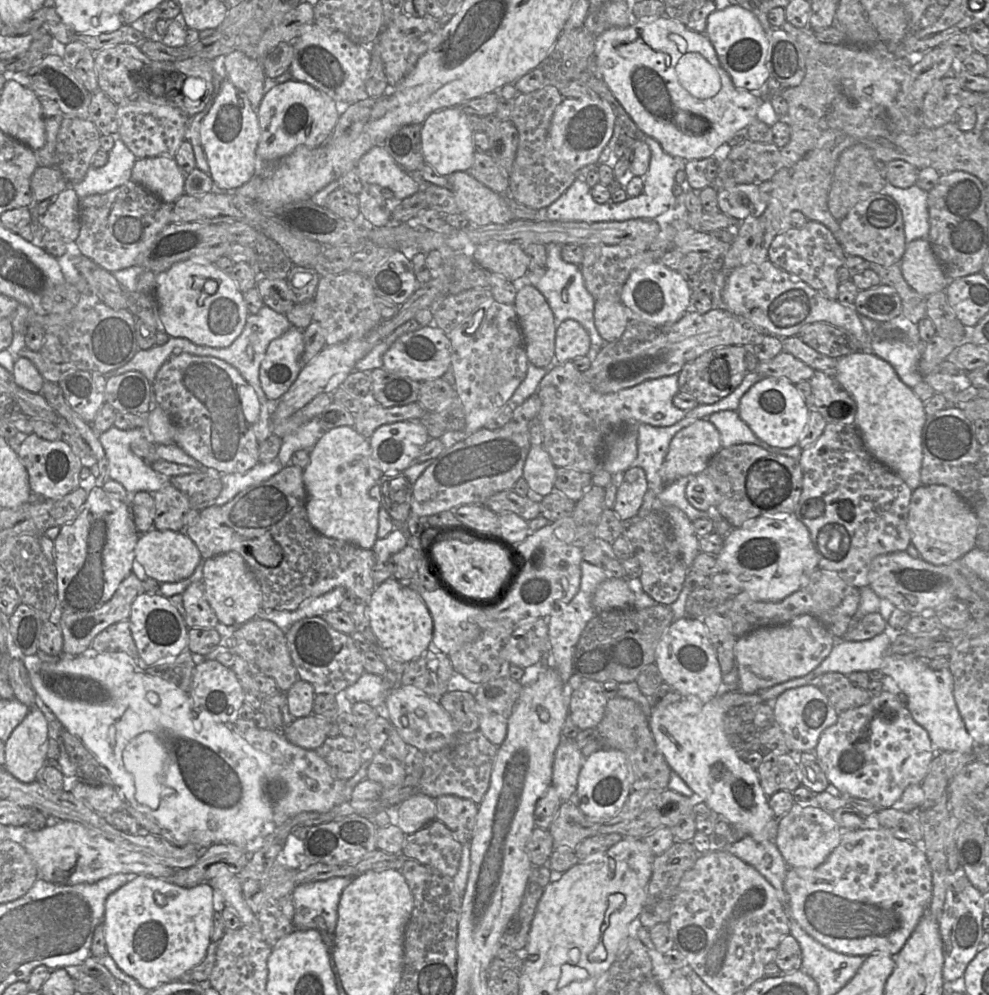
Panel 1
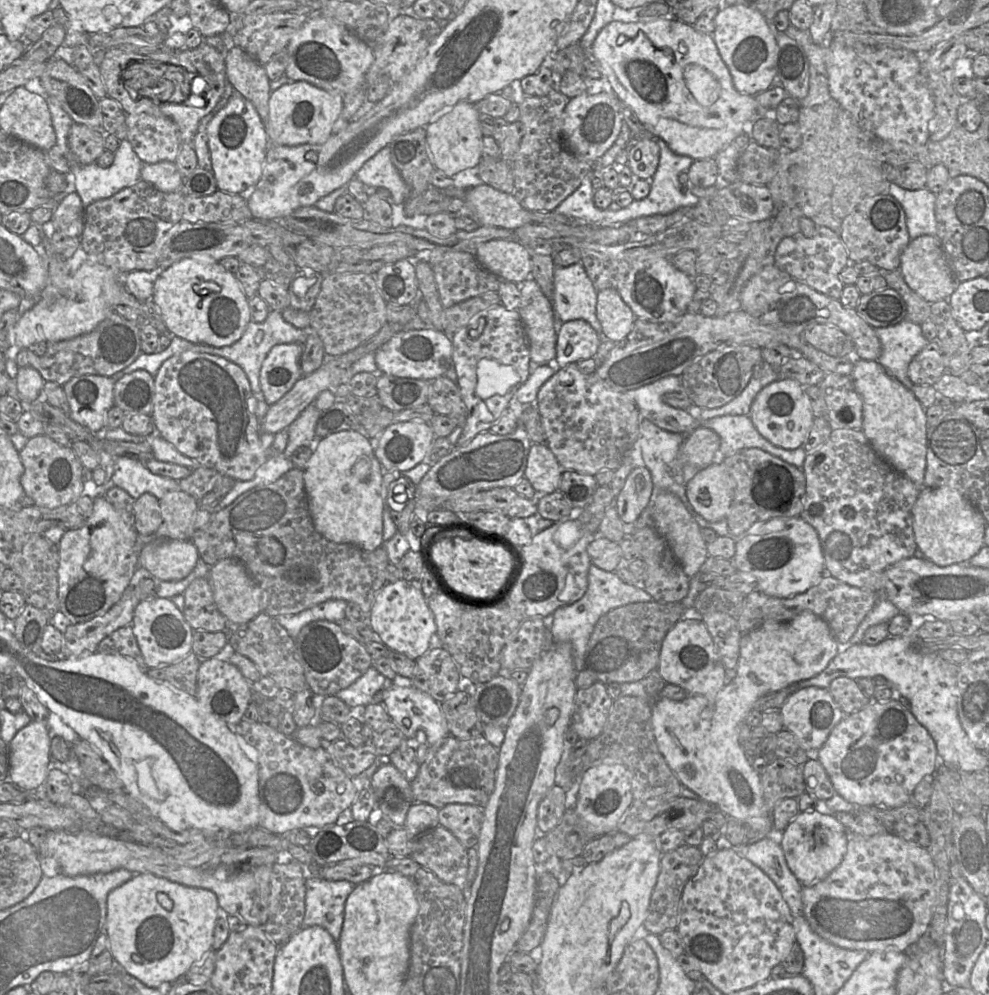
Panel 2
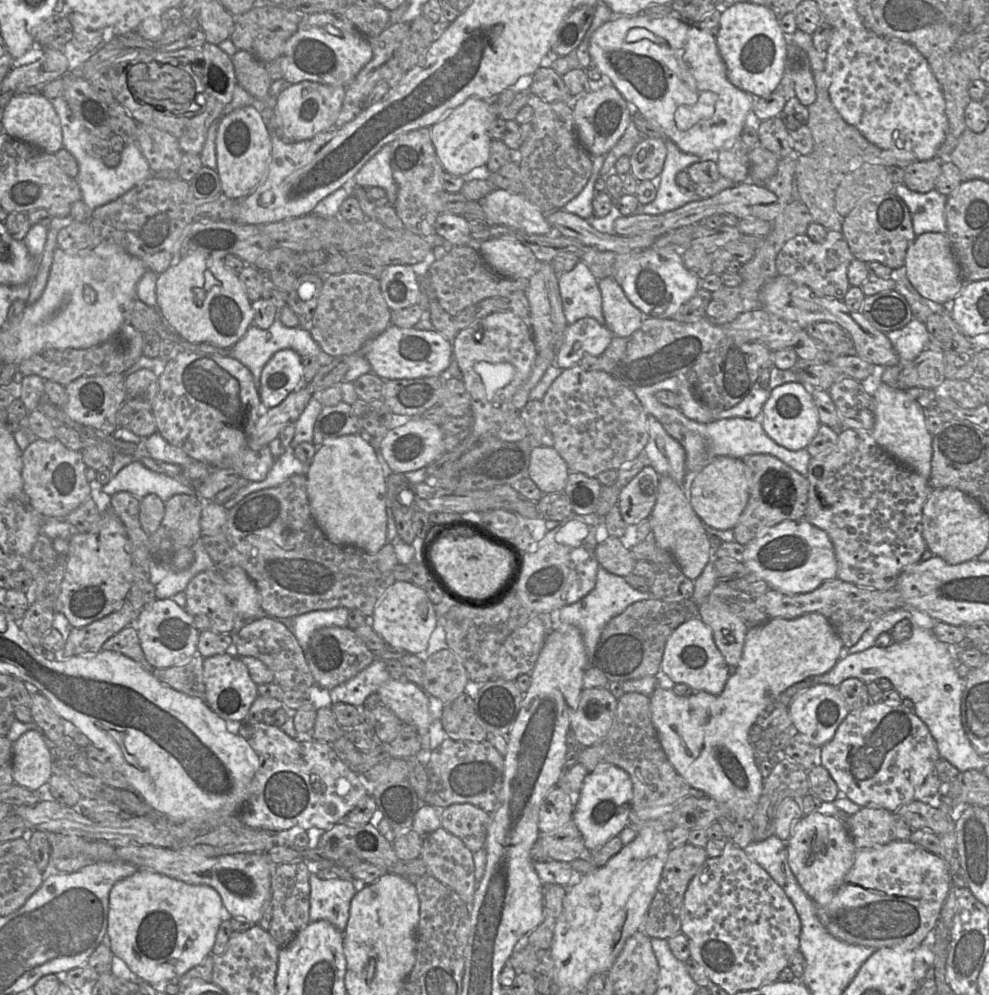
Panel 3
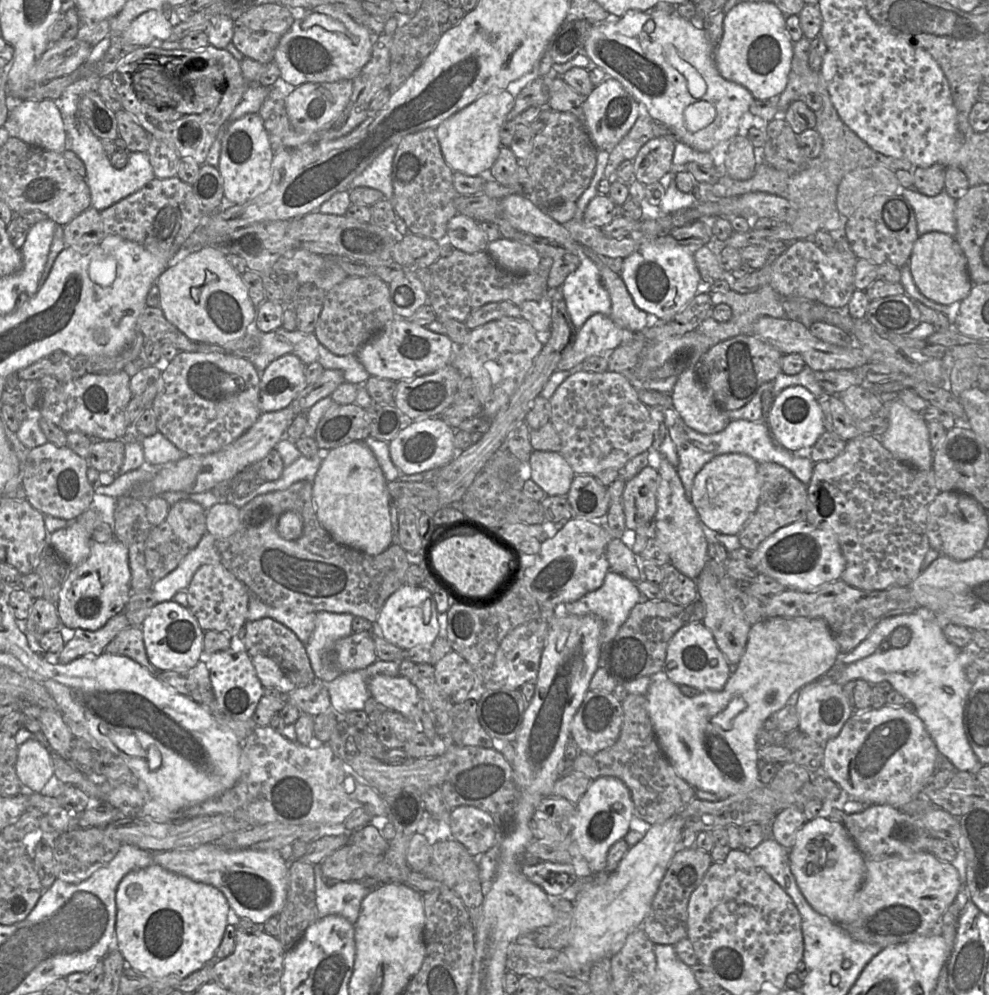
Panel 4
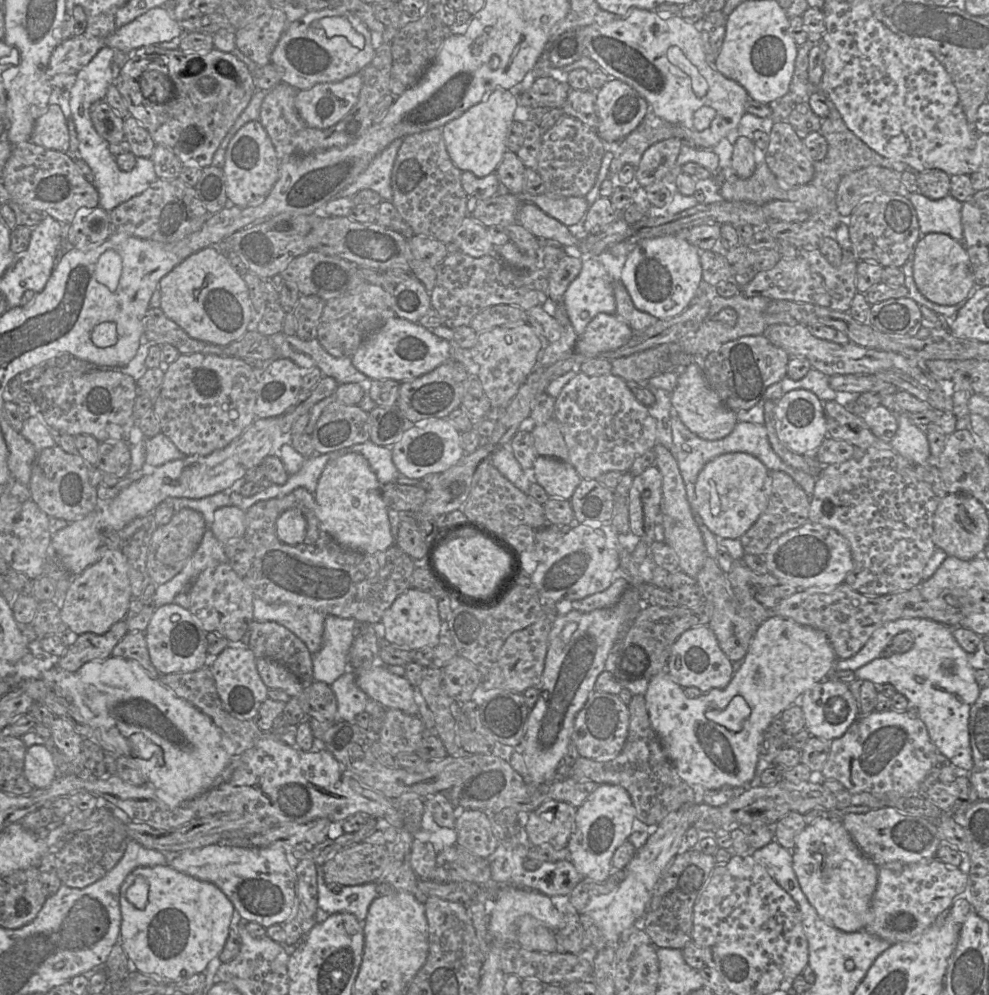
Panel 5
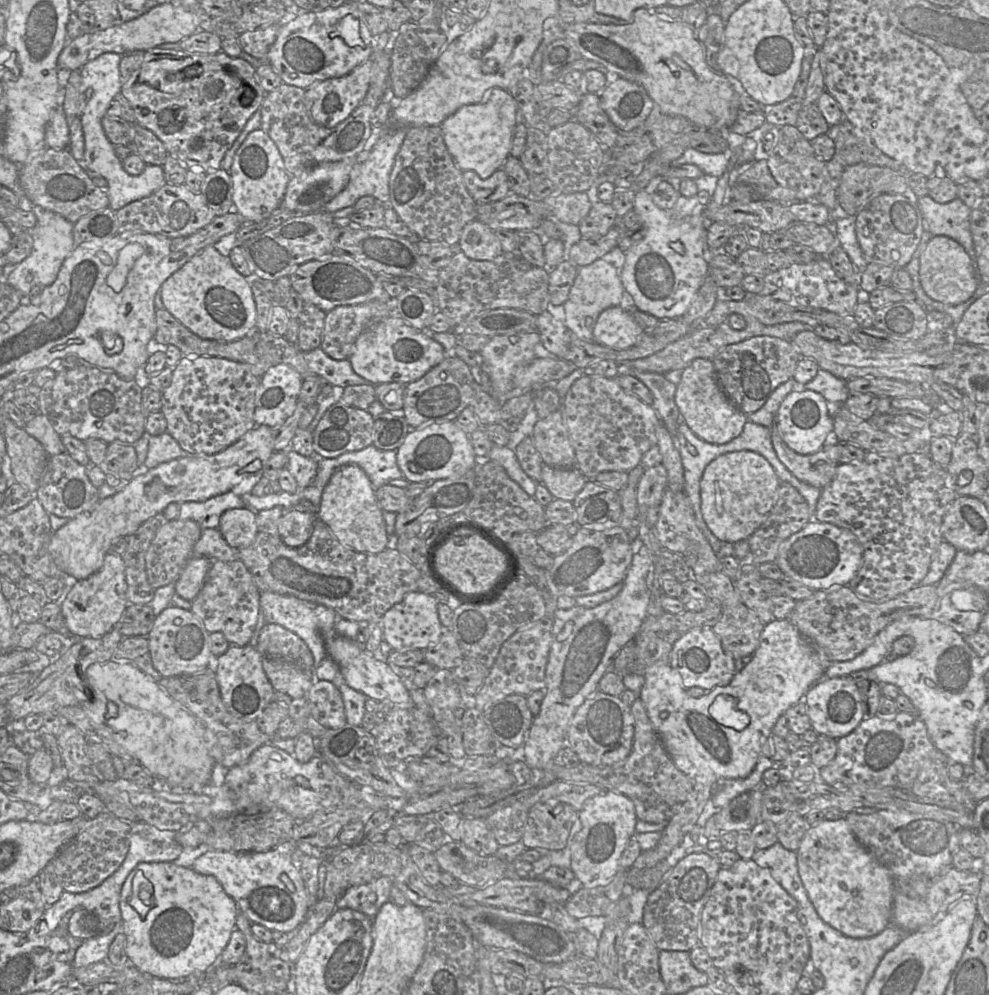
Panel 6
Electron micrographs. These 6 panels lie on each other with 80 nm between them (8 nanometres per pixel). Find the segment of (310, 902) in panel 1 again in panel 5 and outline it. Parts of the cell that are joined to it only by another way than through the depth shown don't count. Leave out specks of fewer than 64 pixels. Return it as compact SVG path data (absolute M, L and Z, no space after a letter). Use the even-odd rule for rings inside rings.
M318 866L317 870L317 893L318 893L318 908L317 908L317 923L323 922L330 915L336 913L350 913L354 915L360 922L363 922L367 916L370 904L377 895L377 883L371 882L364 885L344 886L339 893L333 893L325 884L325 881L319 881Z

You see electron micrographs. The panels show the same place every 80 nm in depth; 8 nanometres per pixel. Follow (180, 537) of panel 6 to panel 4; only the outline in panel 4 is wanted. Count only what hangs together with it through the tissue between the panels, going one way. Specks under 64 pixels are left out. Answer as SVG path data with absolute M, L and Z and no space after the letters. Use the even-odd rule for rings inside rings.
M180 500L170 505L165 520L151 529L145 542L145 565L153 581L173 571L207 533L205 513L206 510L200 504Z

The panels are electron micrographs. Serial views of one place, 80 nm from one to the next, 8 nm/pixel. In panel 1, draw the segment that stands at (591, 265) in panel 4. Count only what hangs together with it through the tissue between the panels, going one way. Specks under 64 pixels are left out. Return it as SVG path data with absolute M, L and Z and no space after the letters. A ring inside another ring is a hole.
M549 243L546 248L546 271L543 275L537 275L528 271L523 277L512 281L517 292L520 289L521 281L536 287L546 298L555 318L556 327L564 320L573 319L578 321L588 332L591 340L591 346L588 356L593 360L598 352L608 342L598 333L594 323L594 306L596 299L588 292L585 287L584 279L580 270L580 265L567 263L561 258L561 246L557 243Z

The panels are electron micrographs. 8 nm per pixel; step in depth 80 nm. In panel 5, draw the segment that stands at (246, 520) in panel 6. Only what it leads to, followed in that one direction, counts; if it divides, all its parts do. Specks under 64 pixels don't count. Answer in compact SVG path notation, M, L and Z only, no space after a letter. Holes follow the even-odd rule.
M224 506L214 512L214 520L209 529L217 540L226 544L243 536L245 519L244 510L236 506Z

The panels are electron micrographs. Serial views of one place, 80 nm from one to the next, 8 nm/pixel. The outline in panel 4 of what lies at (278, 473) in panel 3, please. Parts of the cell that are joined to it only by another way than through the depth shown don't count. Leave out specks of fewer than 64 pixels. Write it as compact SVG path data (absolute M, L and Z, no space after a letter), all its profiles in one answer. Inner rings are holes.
M320 449L315 457L307 458L301 455L291 465L283 469L282 475L277 480L263 482L255 490L240 498L234 498L229 493L225 502L240 509L258 495L285 490L300 480L312 482L324 457L325 452L322 452Z

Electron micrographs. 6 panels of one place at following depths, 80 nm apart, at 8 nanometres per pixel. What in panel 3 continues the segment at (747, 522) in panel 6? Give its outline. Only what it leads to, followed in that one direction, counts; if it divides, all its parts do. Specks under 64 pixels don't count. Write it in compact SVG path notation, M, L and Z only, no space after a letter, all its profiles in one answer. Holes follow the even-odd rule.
M717 457L705 466L691 485L690 503L700 520L719 529L733 529L749 499L749 472L741 459Z

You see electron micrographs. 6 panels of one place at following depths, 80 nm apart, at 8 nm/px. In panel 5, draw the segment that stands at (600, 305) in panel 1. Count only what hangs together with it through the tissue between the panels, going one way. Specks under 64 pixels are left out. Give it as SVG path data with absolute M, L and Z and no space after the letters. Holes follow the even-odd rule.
M612 281L616 301L616 315L621 318L633 331L644 330L658 320L652 315L638 310L621 282Z

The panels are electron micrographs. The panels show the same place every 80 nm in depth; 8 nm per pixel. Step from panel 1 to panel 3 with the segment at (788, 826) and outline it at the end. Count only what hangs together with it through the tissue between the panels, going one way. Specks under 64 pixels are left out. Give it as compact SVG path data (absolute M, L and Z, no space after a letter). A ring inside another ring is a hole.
M812 812L793 825L786 846L789 866L801 888L816 905L828 904L854 863L857 848L846 826L834 816Z

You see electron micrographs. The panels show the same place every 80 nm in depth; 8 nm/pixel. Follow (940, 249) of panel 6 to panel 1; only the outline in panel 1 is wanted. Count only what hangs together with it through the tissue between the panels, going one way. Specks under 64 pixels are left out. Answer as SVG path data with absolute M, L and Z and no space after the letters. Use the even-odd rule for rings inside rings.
M917 239L907 244L901 269L910 287L924 297L944 291L950 282L927 239Z

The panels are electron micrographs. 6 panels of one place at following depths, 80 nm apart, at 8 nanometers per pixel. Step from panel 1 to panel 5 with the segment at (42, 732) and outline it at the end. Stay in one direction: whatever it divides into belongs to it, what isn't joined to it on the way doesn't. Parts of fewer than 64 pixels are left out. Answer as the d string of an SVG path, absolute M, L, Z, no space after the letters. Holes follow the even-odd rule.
M41 745L27 747L24 775L35 788L46 788L57 777L57 769L51 753Z

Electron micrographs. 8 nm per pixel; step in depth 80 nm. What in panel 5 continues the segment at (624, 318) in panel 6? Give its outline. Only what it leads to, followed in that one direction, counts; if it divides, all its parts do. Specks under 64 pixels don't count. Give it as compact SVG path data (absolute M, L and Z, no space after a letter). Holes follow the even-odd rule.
M599 313L587 325L584 333L578 336L575 353L588 358L595 358L606 351L616 350L626 345L633 337L634 331L616 314Z

